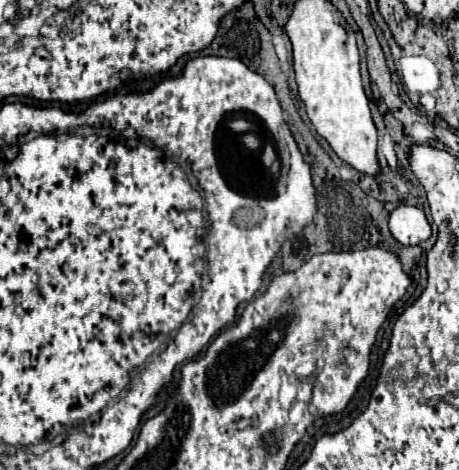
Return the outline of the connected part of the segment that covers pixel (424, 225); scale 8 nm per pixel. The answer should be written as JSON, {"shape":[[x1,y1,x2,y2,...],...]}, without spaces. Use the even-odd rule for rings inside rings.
{"shape":[[400,205,390,213,390,231,402,245,420,245,432,235,424,211,412,205]]}

